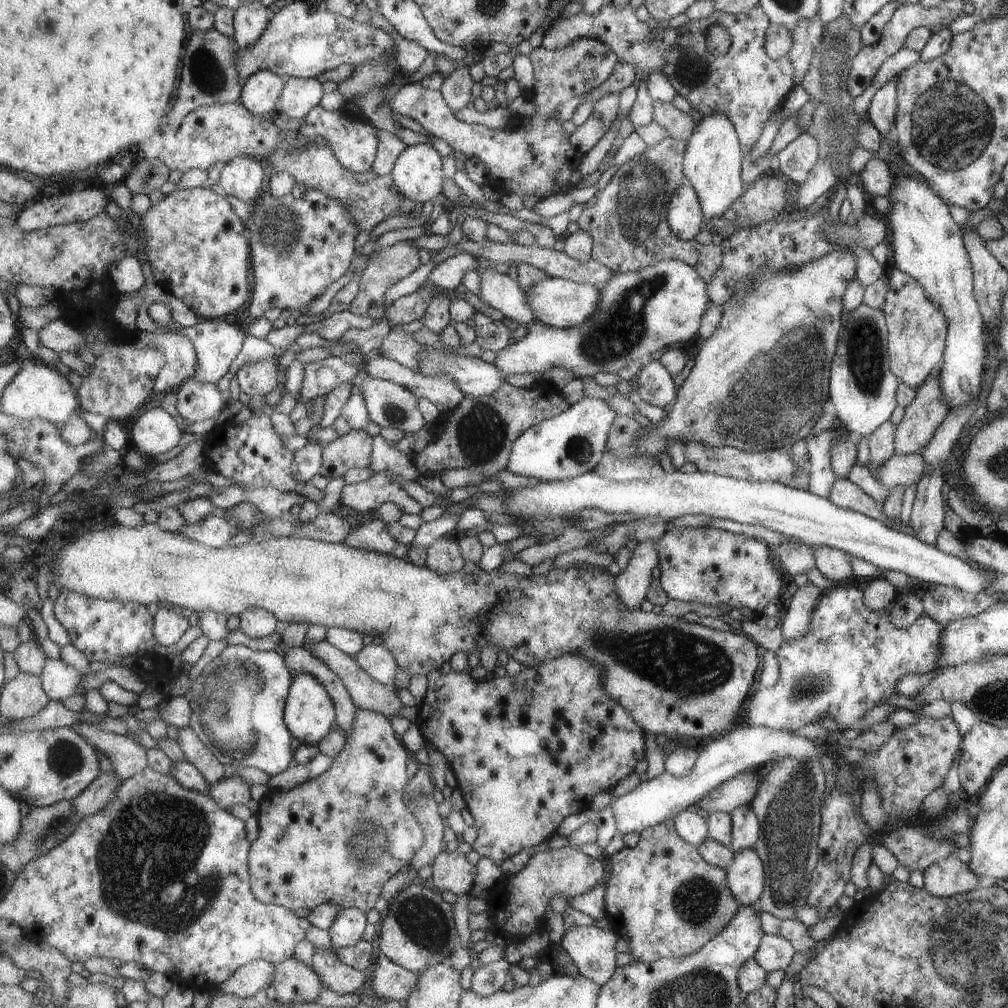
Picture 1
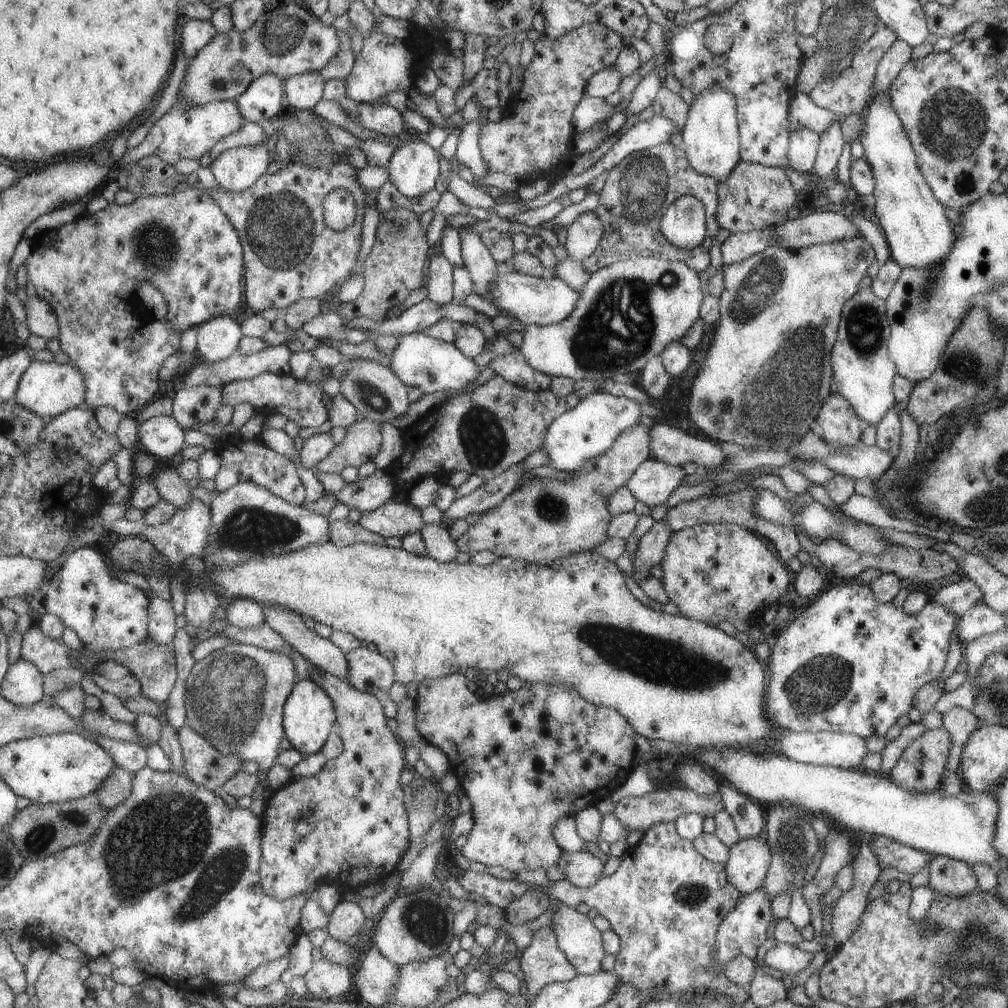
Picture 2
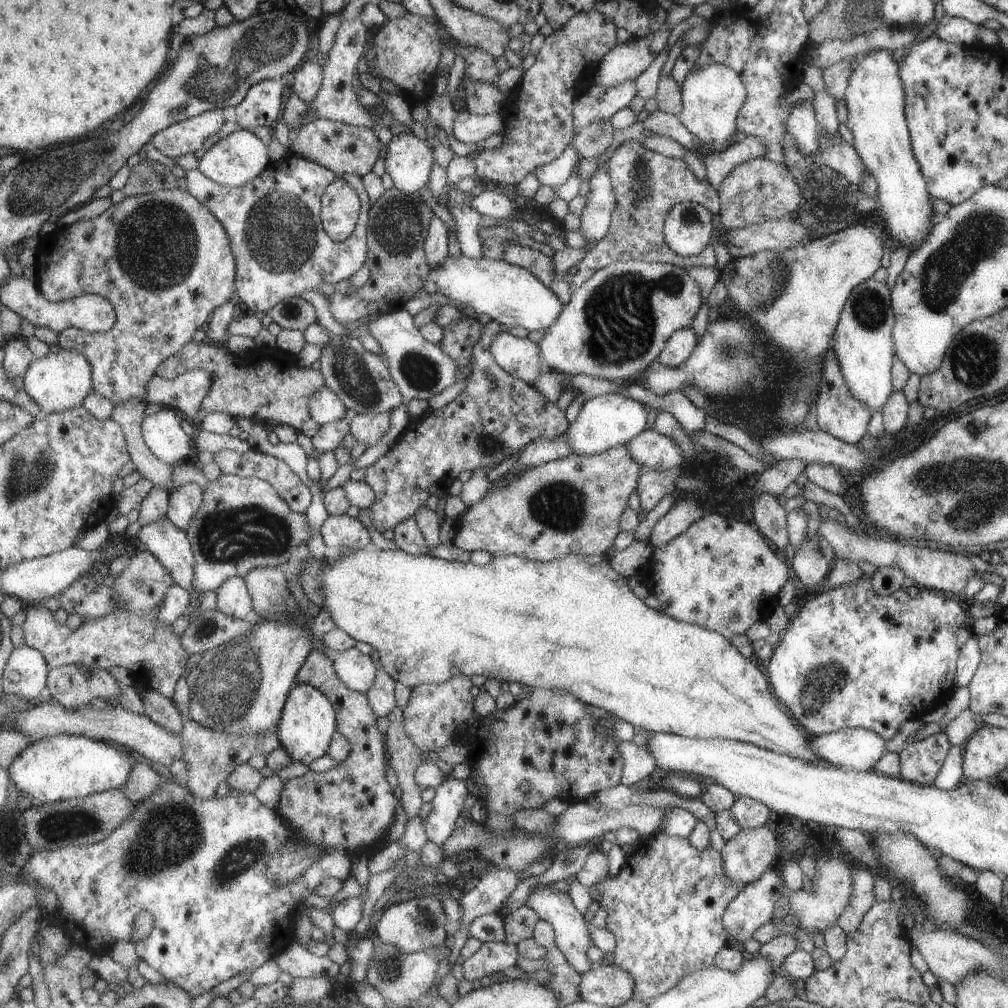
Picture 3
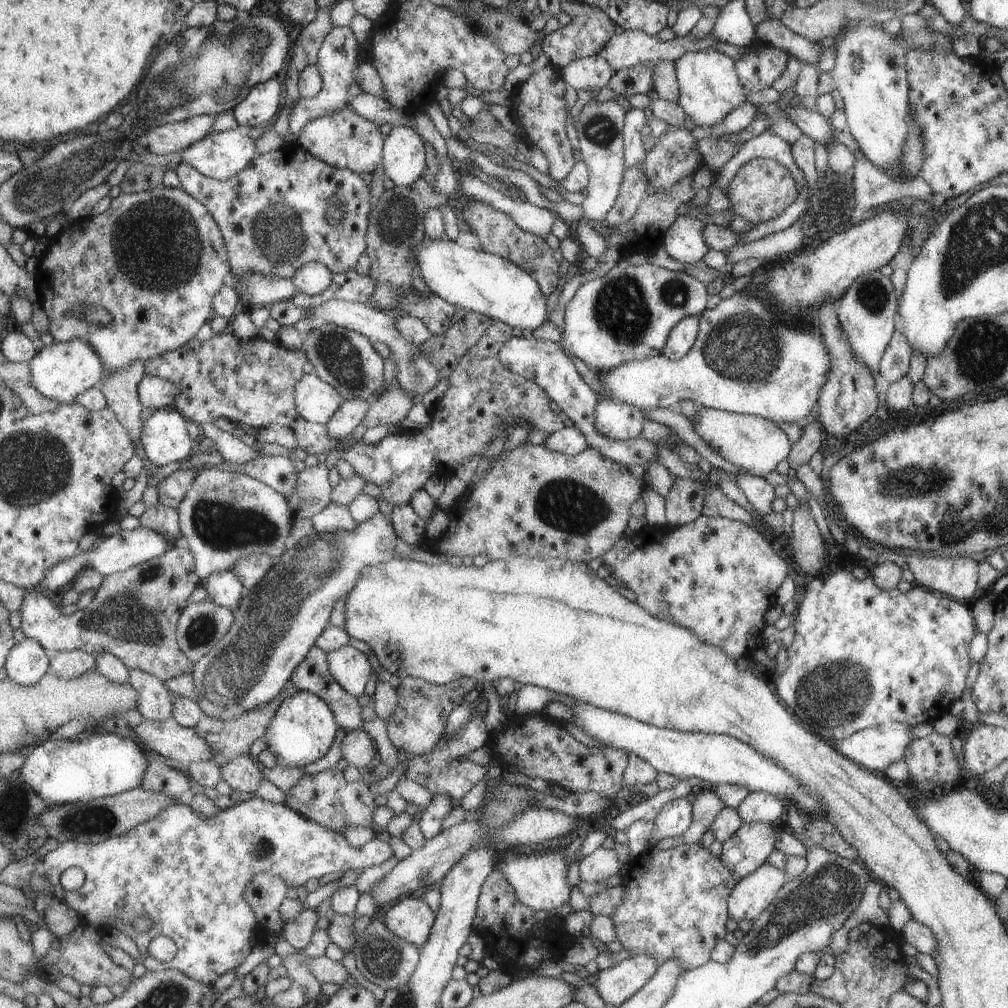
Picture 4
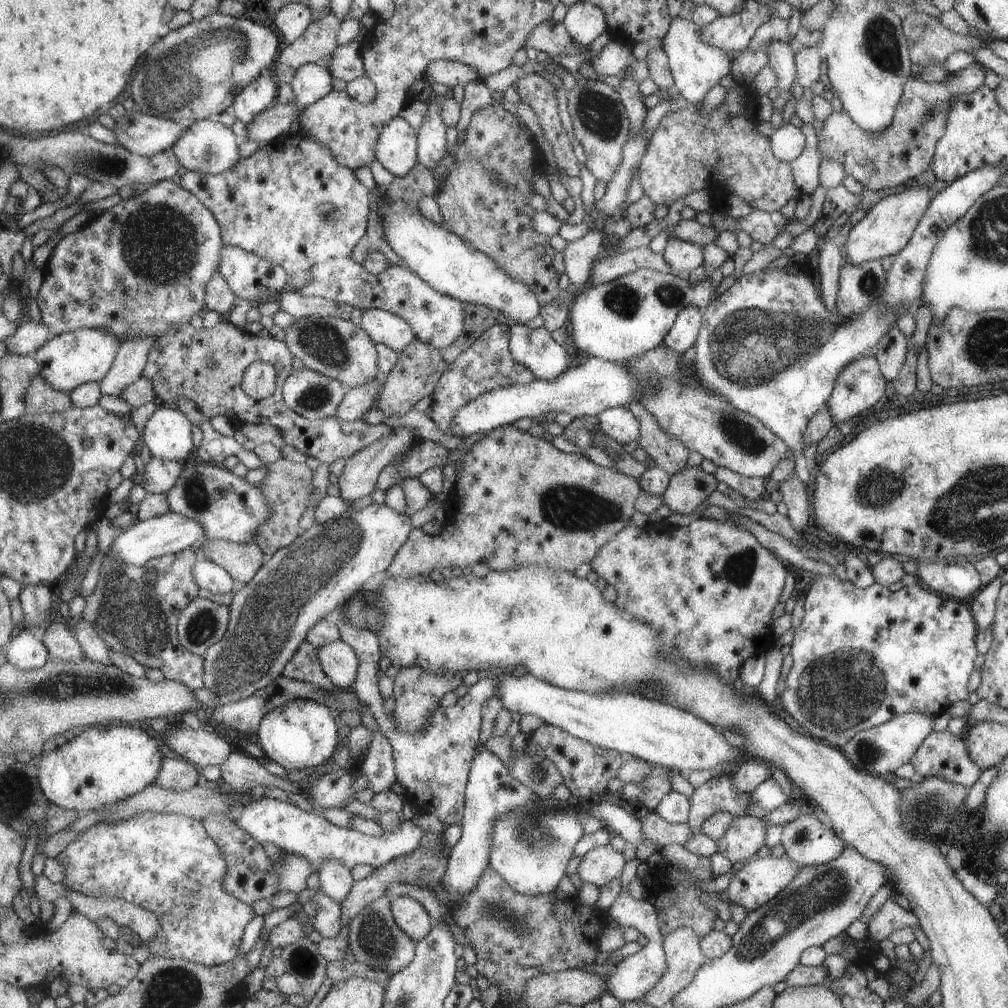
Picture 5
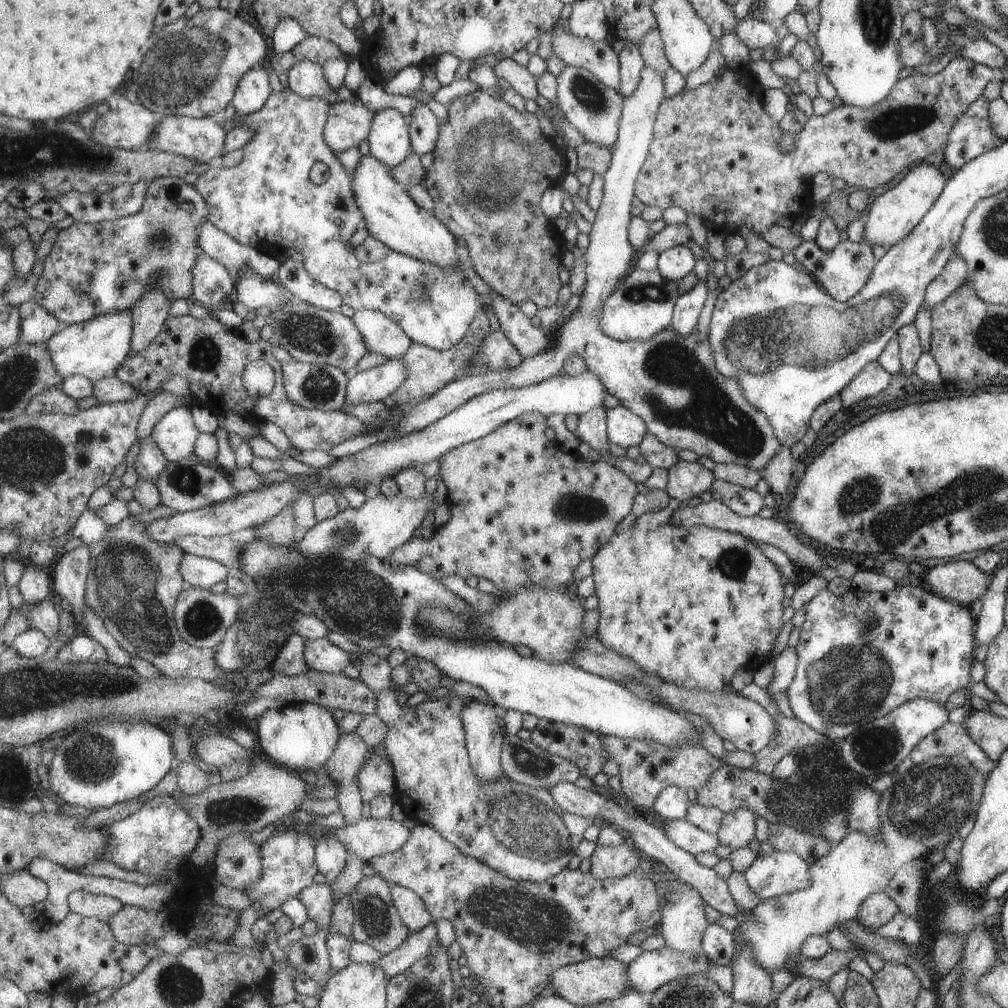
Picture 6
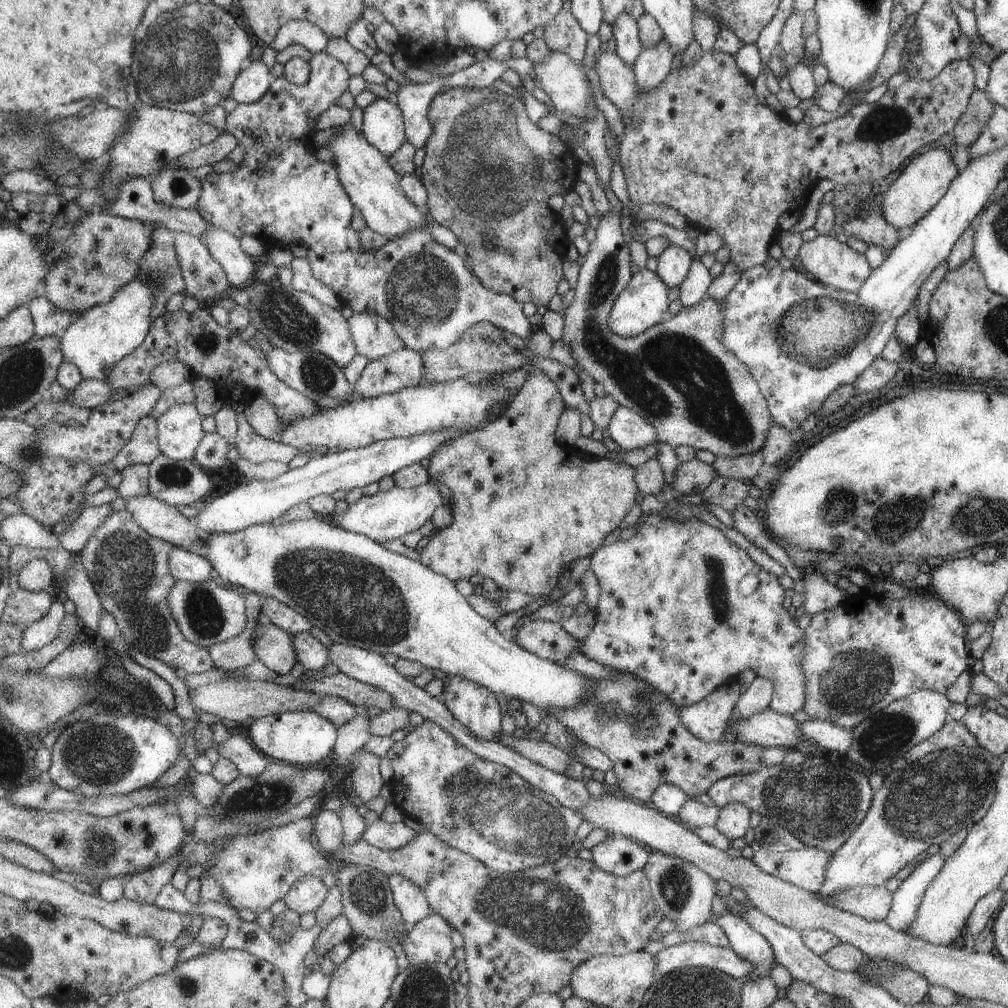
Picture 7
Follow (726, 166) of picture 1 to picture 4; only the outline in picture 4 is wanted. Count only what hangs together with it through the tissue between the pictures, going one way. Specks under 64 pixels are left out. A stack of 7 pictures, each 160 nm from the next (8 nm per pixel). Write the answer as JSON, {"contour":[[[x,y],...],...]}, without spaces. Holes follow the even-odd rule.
{"contour":[[[713,49],[684,52],[675,59],[674,71],[678,84],[678,100],[676,103],[683,109],[686,121],[697,125],[711,126],[720,120],[733,108],[743,102],[752,104],[769,104],[775,102],[780,92],[772,87],[760,91],[748,91],[738,79],[737,68],[731,57]]]}

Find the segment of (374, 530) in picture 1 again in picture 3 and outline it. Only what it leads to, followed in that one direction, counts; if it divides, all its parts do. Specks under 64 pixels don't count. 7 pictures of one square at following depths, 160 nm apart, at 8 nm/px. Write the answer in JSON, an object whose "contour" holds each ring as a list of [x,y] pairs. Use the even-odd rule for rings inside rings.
{"contour":[[[327,515],[321,521],[321,535],[324,544],[331,552],[351,547],[355,551],[372,547],[371,534],[359,517]]]}

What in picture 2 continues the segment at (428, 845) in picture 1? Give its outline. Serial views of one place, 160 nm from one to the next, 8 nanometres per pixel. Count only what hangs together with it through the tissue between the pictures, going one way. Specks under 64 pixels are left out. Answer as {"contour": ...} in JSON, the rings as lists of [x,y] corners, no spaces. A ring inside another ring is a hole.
{"contour":[[[416,776],[415,780],[404,789],[404,796],[410,813],[411,842],[399,863],[399,873],[411,868],[419,853],[427,848],[424,836],[440,818],[440,813],[432,803],[432,798],[438,796],[434,780],[423,780],[422,777]]]}

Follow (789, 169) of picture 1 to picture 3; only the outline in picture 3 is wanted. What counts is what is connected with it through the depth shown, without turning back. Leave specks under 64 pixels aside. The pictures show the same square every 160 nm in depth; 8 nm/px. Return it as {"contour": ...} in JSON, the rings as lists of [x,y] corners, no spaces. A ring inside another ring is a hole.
{"contour":[[[804,99],[791,104],[786,120],[786,132],[793,136],[797,150],[803,156],[814,158],[818,128],[811,101]]]}

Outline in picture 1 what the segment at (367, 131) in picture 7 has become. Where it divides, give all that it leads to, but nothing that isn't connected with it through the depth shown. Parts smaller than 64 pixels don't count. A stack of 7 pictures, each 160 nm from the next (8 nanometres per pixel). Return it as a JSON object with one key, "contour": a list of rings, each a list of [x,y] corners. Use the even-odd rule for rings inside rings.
{"contour":[[[420,143],[400,153],[389,174],[405,197],[417,204],[436,202],[441,197],[445,170],[443,155],[433,146]]]}

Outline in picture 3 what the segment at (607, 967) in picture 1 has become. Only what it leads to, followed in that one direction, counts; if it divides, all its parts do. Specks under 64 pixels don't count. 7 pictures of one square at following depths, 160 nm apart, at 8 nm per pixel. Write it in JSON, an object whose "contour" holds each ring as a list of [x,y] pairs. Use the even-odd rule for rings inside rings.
{"contour":[[[537,885],[533,892],[529,892],[525,904],[529,905],[533,910],[539,913],[544,921],[550,922],[556,932],[556,943],[565,954],[567,960],[577,969],[577,972],[584,973],[588,970],[589,962],[585,958],[585,950],[589,946],[589,928],[583,920],[583,914],[575,908],[571,896],[567,892],[560,891],[551,885]]]}

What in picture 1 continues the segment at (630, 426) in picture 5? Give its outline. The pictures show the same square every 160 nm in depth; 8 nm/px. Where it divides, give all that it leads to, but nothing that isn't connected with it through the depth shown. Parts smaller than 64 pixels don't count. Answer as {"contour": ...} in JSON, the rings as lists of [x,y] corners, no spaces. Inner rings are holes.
{"contour":[[[585,396],[569,410],[526,430],[515,441],[507,470],[539,481],[564,481],[592,471],[606,450],[608,433],[617,416],[607,401]]]}

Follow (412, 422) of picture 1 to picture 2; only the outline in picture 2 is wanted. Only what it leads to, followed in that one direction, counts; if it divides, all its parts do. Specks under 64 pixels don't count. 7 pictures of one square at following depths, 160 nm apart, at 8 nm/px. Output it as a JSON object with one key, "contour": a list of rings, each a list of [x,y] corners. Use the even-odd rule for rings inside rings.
{"contour":[[[351,359],[352,367],[339,379],[342,393],[357,408],[360,418],[379,424],[393,422],[403,416],[411,406],[410,388],[395,374],[390,365],[384,365],[371,359]]]}

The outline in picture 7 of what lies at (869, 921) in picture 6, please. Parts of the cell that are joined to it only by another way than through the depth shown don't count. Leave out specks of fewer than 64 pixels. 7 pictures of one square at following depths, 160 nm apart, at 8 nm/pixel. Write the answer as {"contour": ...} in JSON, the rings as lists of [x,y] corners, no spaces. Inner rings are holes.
{"contour":[[[885,885],[854,886],[835,891],[828,896],[828,904],[868,921],[884,920],[892,905],[892,892]]]}

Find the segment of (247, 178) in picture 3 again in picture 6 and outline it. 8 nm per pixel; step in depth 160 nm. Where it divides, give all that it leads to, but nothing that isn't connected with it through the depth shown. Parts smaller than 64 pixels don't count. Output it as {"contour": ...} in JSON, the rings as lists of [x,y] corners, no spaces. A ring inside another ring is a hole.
{"contour":[[[167,115],[154,130],[154,135],[146,148],[163,151],[164,153],[175,153],[176,155],[191,157],[199,163],[207,163],[213,156],[223,156],[222,148],[227,135],[226,128],[219,124],[214,116],[196,119],[183,115]]]}

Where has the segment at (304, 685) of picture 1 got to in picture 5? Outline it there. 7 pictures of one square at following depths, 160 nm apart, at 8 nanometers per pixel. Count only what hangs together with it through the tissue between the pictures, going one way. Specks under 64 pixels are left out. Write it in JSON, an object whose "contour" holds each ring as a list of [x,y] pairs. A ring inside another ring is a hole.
{"contour":[[[295,699],[268,712],[257,732],[263,752],[286,770],[315,769],[333,758],[340,743],[340,721],[327,705],[311,699]]]}

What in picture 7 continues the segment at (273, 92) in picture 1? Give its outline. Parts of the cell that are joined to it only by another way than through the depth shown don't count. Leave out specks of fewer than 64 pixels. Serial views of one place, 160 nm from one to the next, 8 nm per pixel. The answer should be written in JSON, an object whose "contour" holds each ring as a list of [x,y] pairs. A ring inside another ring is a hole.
{"contour":[[[260,60],[248,63],[234,82],[231,97],[237,103],[257,102],[275,79],[265,62]]]}

